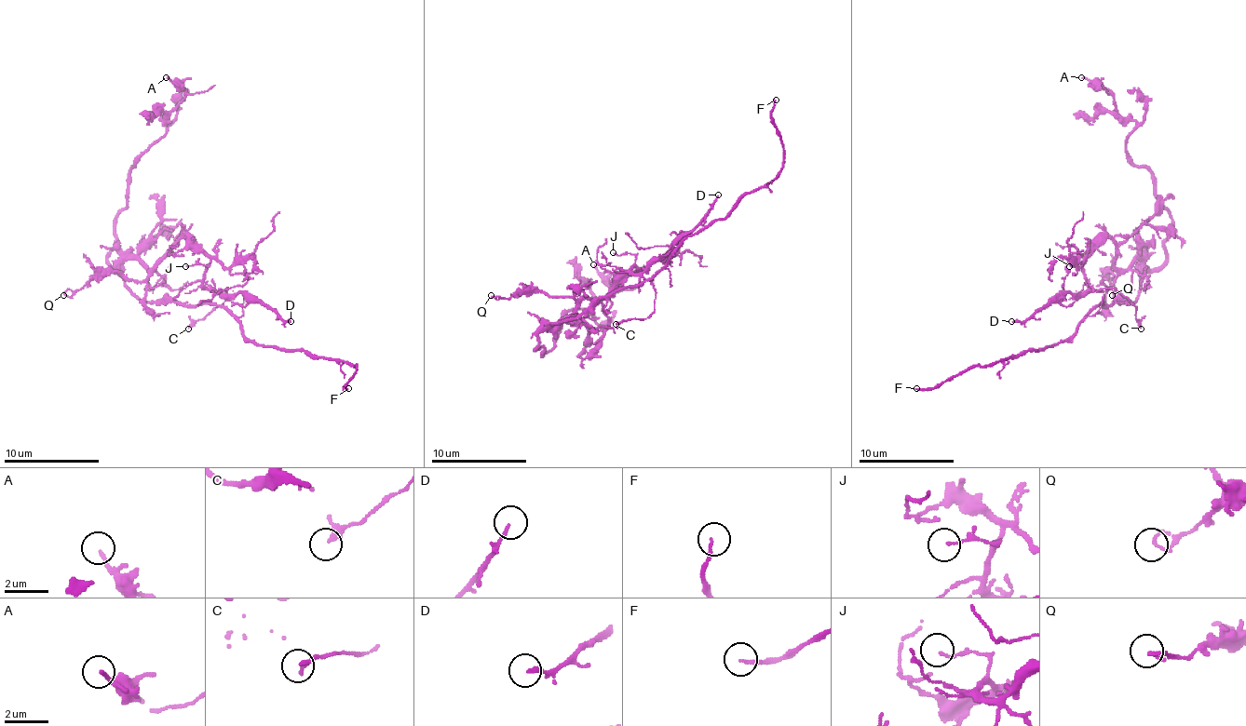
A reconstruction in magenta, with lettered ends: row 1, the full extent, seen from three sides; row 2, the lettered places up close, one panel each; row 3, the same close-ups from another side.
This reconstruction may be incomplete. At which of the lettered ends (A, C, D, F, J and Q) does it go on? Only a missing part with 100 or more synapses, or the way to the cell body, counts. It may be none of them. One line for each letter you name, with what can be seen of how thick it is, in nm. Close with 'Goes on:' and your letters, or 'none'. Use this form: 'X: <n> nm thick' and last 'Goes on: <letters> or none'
F: 150 nm thick
Goes on: F

